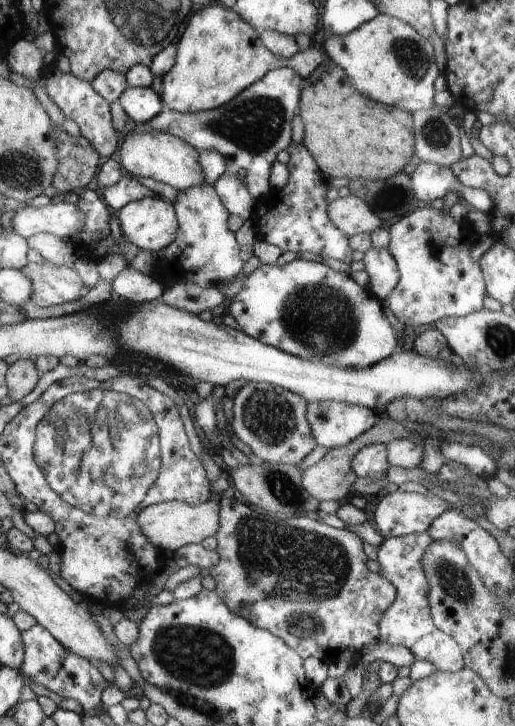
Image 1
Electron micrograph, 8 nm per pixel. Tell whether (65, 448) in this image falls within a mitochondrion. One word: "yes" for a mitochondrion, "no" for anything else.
yes

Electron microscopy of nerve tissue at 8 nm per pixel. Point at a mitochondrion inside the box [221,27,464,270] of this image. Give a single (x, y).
(411, 56)

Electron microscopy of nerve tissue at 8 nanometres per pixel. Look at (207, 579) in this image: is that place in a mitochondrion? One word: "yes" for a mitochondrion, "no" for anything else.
no

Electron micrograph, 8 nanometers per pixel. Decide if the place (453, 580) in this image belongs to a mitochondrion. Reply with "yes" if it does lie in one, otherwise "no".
yes

